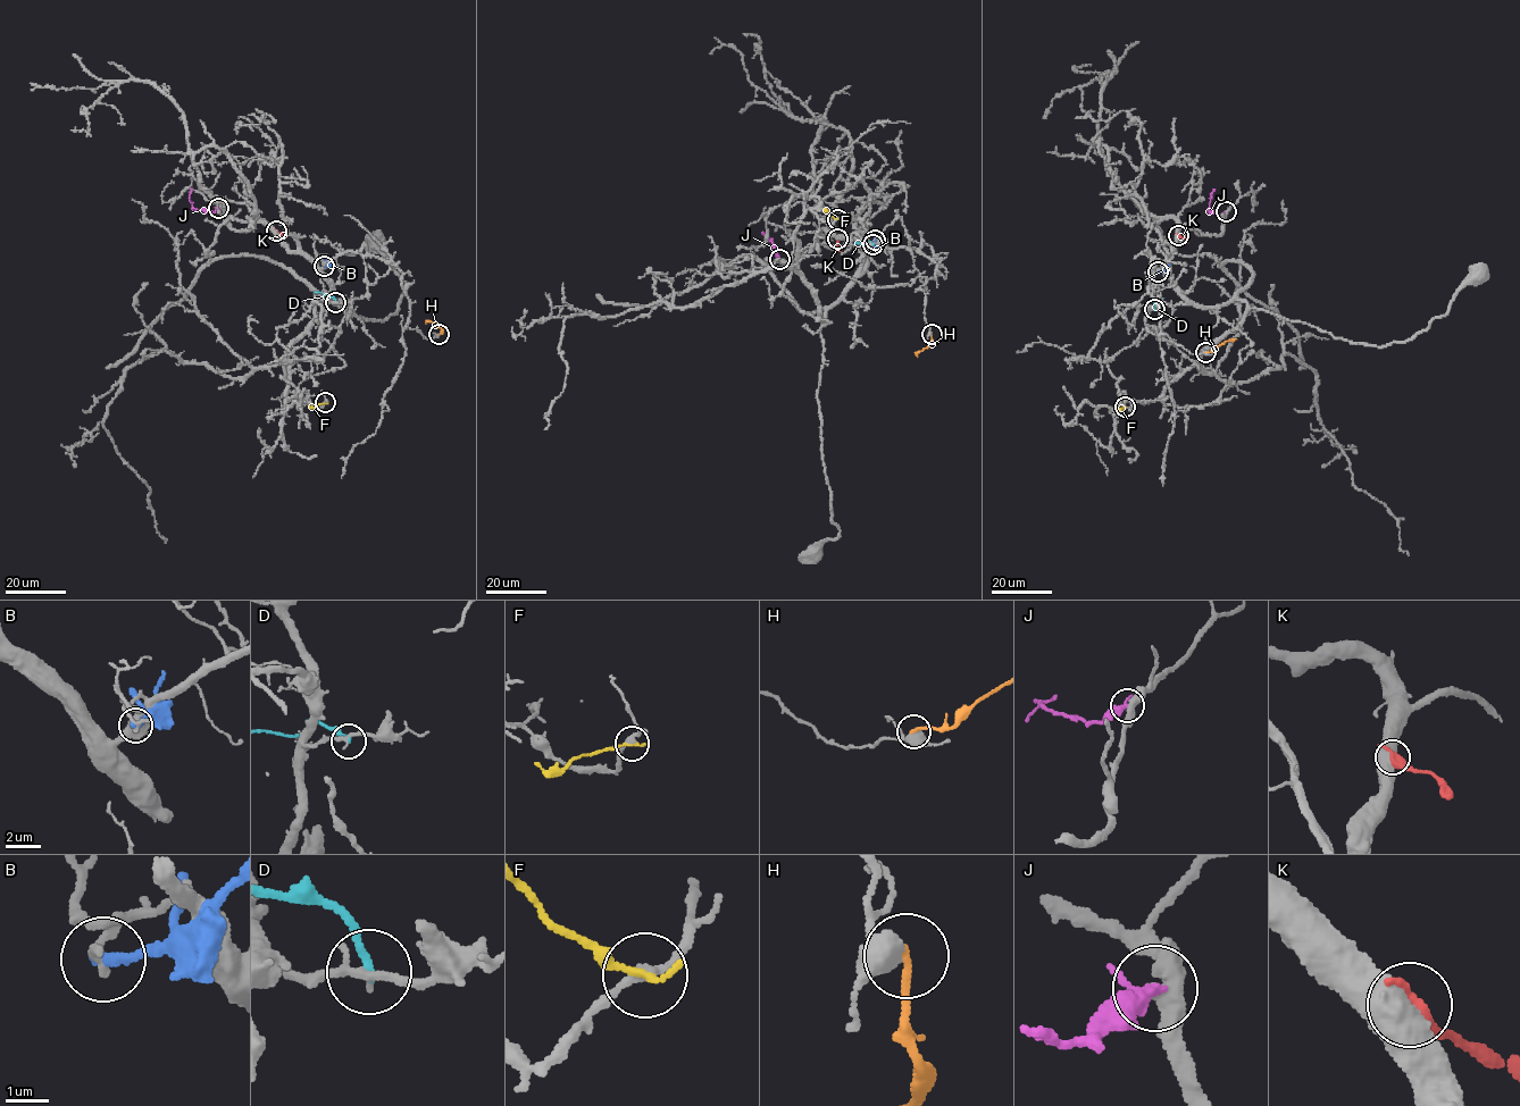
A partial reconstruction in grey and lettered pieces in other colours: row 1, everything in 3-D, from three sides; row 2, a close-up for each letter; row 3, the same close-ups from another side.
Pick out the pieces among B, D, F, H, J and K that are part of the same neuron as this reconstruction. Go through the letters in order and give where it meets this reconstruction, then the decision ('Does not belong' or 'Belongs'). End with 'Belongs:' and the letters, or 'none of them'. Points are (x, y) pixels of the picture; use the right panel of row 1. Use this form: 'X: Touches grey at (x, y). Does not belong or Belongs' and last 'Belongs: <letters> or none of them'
B: Touches grey at (1158, 271). Does not belong
D: Touches grey at (1154, 309). Does not belong
F: Touches grey at (1125, 407). Does not belong
H: Touches grey at (1205, 352). Does not belong
J: Touches grey at (1226, 211). Does not belong
K: Touches grey at (1178, 235). Does not belong
Belongs: none of them

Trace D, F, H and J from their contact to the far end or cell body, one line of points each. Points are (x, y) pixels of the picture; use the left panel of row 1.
D: (335, 302), (314, 291)
F: (325, 402), (308, 405)
H: (439, 335), (441, 327), (428, 319)
J: (218, 208), (215, 211), (195, 209), (189, 199), (191, 189)

